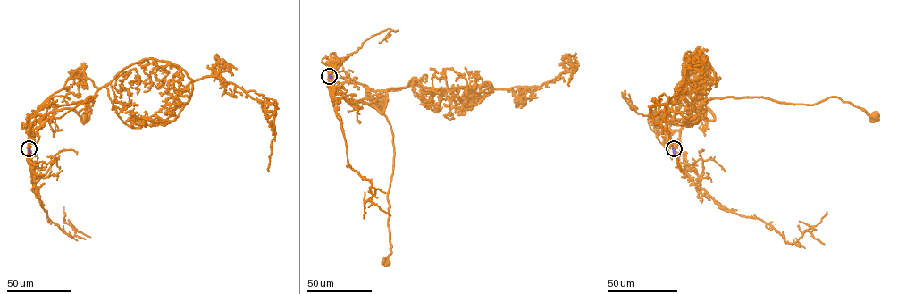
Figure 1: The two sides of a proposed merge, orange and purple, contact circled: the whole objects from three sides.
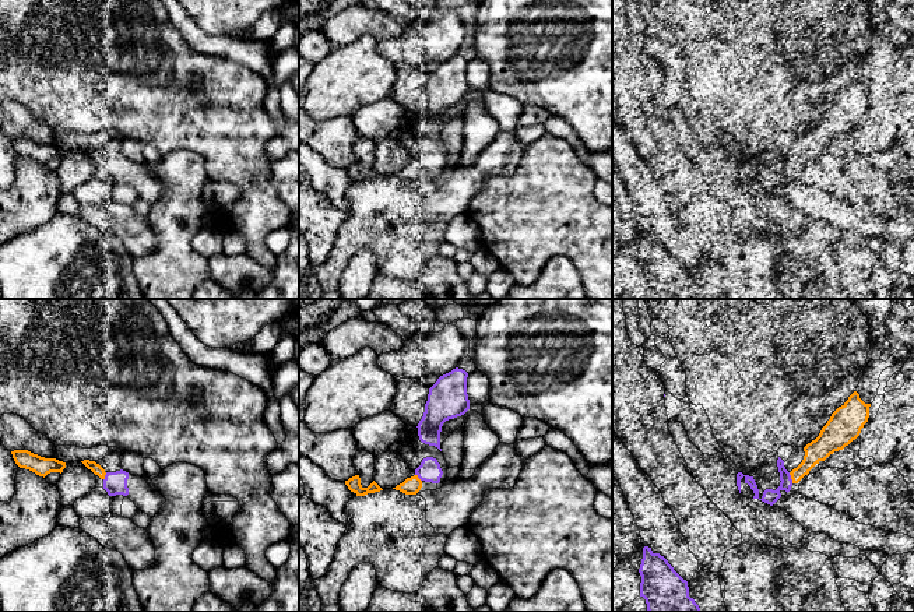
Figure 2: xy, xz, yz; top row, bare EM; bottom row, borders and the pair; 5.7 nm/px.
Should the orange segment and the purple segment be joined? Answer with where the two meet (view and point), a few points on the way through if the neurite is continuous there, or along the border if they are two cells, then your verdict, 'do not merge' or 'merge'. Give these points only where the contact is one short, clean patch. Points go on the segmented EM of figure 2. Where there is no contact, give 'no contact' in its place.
contact yz (791, 478); merge

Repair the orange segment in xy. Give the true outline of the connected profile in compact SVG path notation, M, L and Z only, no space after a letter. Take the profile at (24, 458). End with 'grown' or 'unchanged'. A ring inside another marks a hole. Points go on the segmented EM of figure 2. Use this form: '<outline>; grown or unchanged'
M14 450L11 454L20 468L29 469L43 478L50 472L61 474L66 468L66 462L63 461L56 458L45 458L28 450Z; unchanged

